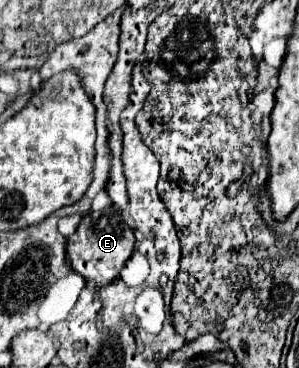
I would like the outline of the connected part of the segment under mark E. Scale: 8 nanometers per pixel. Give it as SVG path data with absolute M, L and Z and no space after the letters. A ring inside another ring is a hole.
M115 206L103 208L99 212L89 212L81 218L77 230L67 238L67 256L71 268L81 274L85 280L95 282L97 286L105 286L119 278L121 268L127 264L135 248L133 230L121 216L121 210Z

